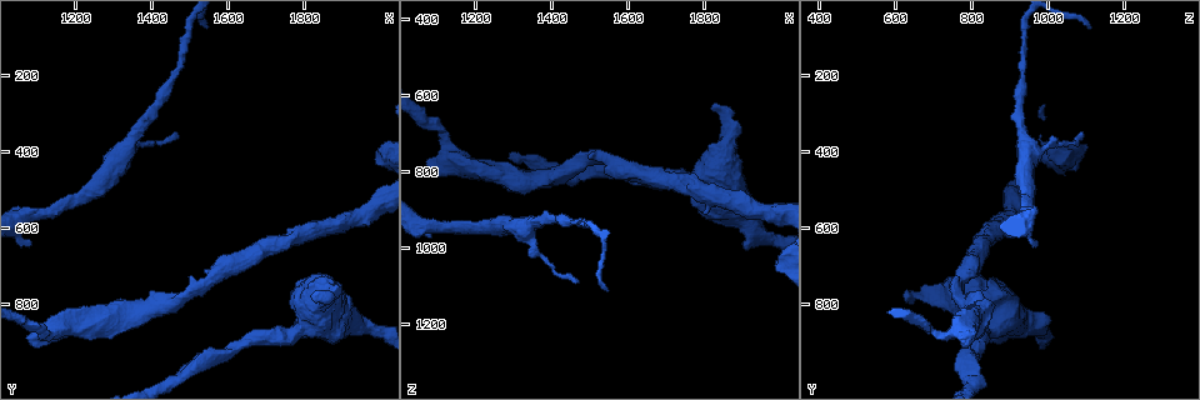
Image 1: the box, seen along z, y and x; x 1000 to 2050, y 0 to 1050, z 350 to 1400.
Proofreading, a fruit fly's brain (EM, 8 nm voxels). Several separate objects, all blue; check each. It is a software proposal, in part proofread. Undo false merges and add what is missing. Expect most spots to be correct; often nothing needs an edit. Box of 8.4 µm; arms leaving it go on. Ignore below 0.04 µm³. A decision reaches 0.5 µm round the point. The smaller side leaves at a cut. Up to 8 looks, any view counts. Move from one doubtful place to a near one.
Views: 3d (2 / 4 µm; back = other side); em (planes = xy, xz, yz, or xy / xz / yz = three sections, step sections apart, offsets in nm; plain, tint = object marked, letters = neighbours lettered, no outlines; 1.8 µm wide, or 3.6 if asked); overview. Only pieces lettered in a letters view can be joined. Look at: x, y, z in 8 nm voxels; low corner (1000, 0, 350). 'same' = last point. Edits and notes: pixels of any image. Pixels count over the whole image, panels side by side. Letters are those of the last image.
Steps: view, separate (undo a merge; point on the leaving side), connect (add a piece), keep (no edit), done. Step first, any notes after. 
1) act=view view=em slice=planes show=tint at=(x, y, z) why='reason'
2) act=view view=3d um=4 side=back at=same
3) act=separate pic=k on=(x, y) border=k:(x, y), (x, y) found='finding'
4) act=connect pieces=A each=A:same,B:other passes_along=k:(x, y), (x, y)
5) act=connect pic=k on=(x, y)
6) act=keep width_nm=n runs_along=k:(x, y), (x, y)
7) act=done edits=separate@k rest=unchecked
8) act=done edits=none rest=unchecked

act=view view=3d um=2 at=(1080, 635, 975) why='branch stops here'

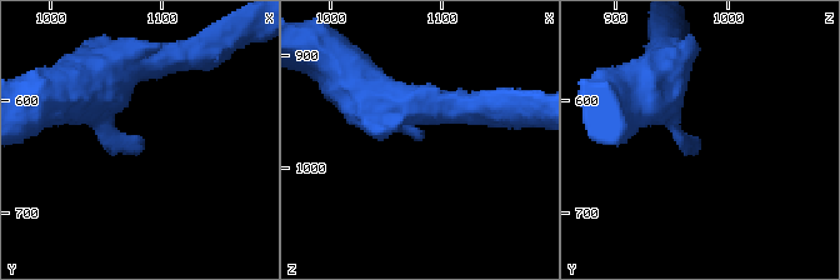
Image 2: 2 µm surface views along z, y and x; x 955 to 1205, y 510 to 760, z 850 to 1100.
act=view view=em slice=planes show=letters at=(1082, 640, 970)

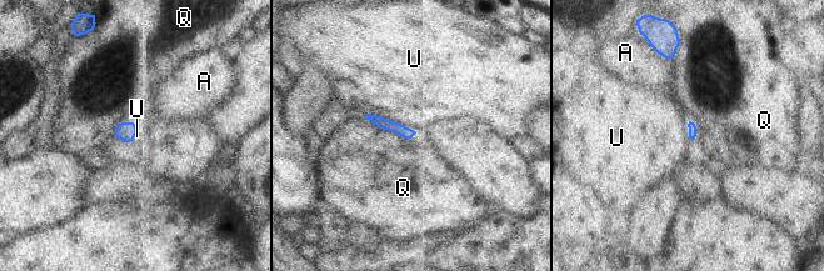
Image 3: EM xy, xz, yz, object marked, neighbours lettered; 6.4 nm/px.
act=keep each=A:other,Q:other,U:other found='none of them fits'

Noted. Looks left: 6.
act=view view=3d um=4 at=(1465, 355, 1085) why='an open end'

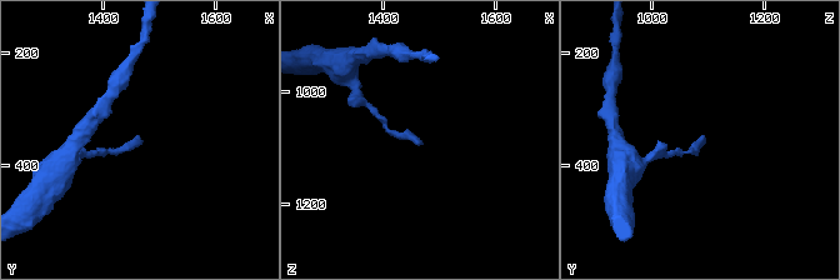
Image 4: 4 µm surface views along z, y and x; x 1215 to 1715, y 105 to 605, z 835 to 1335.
act=view view=em um=3.6 slice=planes show=letters at=(1470, 355, 1090)

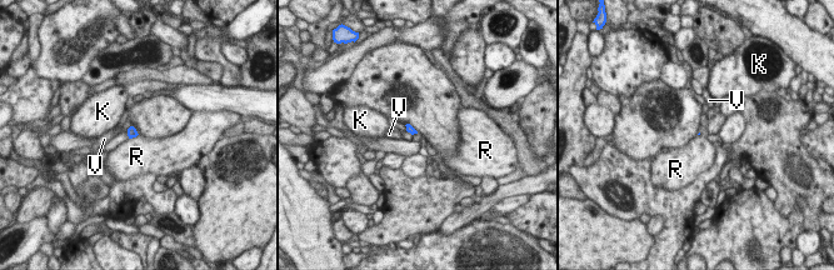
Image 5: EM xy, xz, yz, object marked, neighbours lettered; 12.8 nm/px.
act=keep each=K:other,R:other,V:other found='no lettered piece goes on from it'

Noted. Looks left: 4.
act=view view=3d um=2 at=(1070, 890, 780) why='thick end'

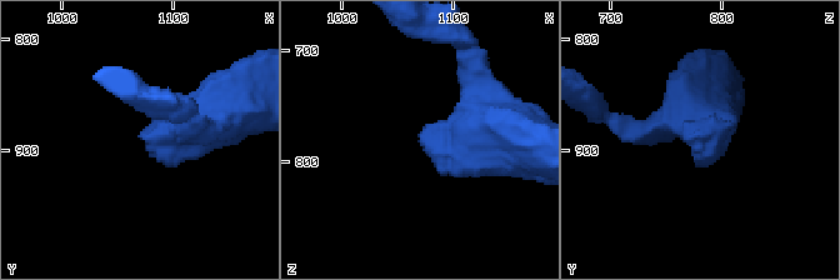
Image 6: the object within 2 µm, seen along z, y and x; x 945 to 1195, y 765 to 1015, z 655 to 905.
act=view view=em slice=xz step=4 show=tint at=(1070, 886, 774)

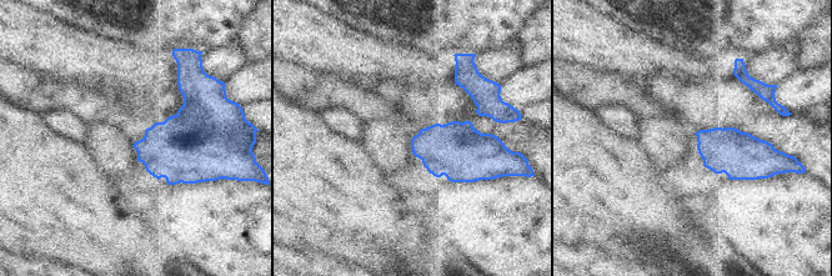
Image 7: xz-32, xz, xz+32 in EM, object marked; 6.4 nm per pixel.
act=view view=em slice=xz step=4 show=letters at=same

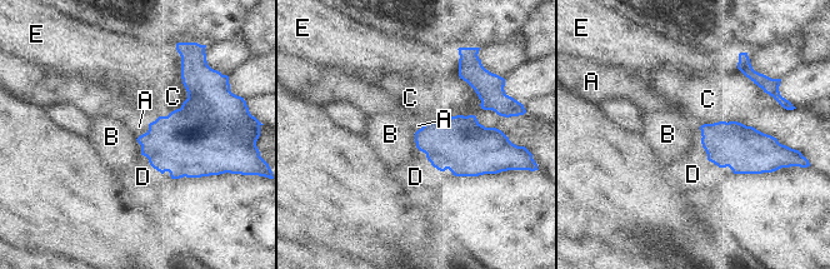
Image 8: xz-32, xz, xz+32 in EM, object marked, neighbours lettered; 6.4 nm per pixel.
act=connect pieces=D longest_contact=C:550nm each=A:other,B:other,C:other,D:same,E:other found='it goes on there'

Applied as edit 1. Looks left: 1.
act=view view=em slice=planes show=letters at=(1820, 775, 625) why='an open end'

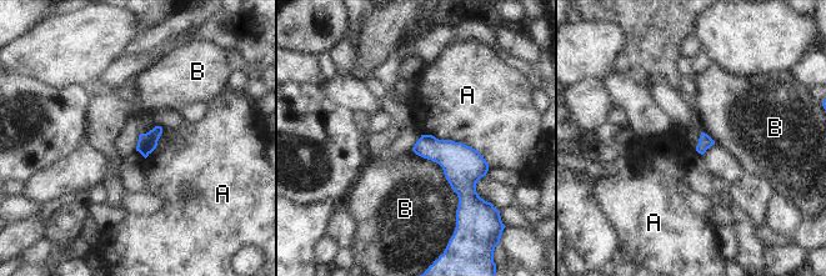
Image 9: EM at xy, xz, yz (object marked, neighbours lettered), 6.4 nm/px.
act=keep each=A:other,B:other border=9:(422, 134), (474, 147), (489, 167) found='none of them fits'

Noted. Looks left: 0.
act=done edits=connect@8 rest=unchecked

